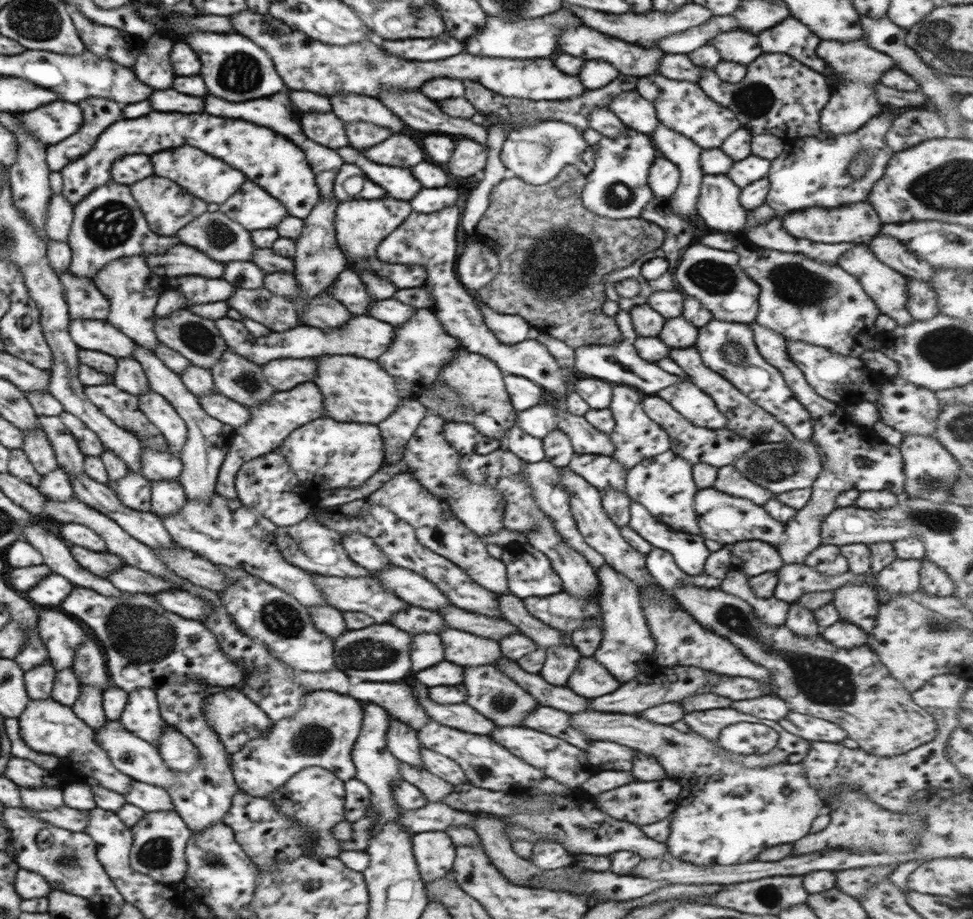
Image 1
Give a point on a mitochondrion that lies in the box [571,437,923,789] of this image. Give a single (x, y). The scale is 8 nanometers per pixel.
(822, 680)

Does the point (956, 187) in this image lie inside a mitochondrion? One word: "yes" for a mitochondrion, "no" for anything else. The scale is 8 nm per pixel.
yes

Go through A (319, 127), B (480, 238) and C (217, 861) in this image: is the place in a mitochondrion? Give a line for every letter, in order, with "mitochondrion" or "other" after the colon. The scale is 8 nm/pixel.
A: mitochondrion
B: other
C: mitochondrion

